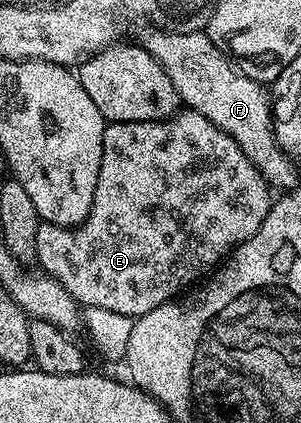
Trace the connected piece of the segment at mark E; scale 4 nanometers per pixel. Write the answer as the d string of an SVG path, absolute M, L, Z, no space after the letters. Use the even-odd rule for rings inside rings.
M179 110L169 116L167 120L120 122L119 124L110 122L107 123L104 130L100 174L96 178L96 190L88 218L84 223L77 224L74 228L61 228L55 224L39 223L36 230L36 262L42 266L40 267L41 271L45 275L51 276L56 282L60 282L60 286L64 286L64 290L68 290L68 294L72 294L72 298L78 301L79 305L88 308L100 306L103 310L112 310L116 314L137 318L148 314L148 310L156 310L156 306L170 303L183 290L189 289L195 282L201 281L211 270L217 269L227 254L233 252L248 238L252 238L252 234L256 234L256 230L260 228L260 222L266 217L271 203L272 192L266 179L260 175L256 166L240 150L238 143L231 136L224 134L215 124L208 122L208 118L204 118L204 114Z

